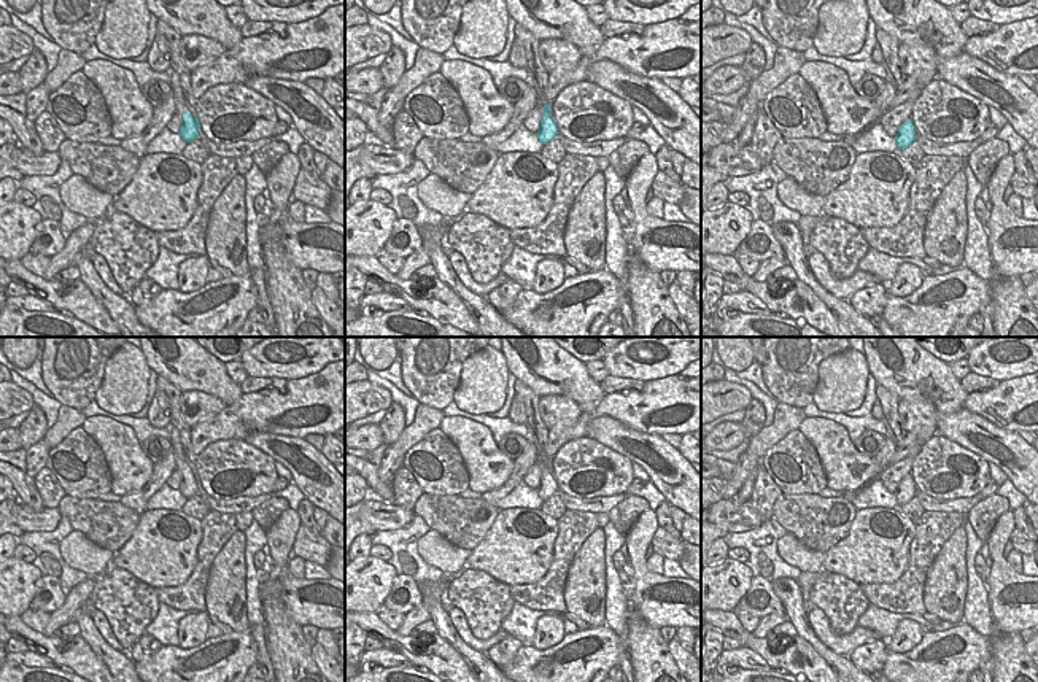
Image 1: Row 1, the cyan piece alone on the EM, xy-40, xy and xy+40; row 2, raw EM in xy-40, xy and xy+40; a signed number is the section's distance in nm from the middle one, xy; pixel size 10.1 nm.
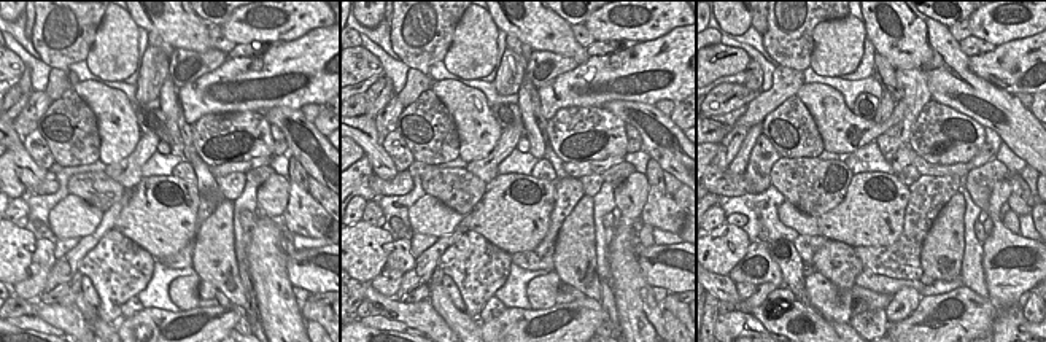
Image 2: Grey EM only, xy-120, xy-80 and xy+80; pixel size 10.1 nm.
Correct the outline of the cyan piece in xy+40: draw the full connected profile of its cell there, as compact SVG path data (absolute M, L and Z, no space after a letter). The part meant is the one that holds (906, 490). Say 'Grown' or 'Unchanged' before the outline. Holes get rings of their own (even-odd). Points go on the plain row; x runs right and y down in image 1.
Unchanged. M906 475L895 493L898 501L898 507L908 504L912 498L916 498L916 485L911 475Z

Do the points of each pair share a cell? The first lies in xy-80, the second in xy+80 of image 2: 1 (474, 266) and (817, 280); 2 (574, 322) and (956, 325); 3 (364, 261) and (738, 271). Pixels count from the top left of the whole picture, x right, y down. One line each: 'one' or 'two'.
1: two
2: one
3: two

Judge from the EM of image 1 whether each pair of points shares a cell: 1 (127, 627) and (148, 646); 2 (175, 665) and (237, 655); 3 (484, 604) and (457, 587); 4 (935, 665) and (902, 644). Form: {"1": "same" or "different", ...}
{"1": "different", "2": "same", "3": "same", "4": "different"}

